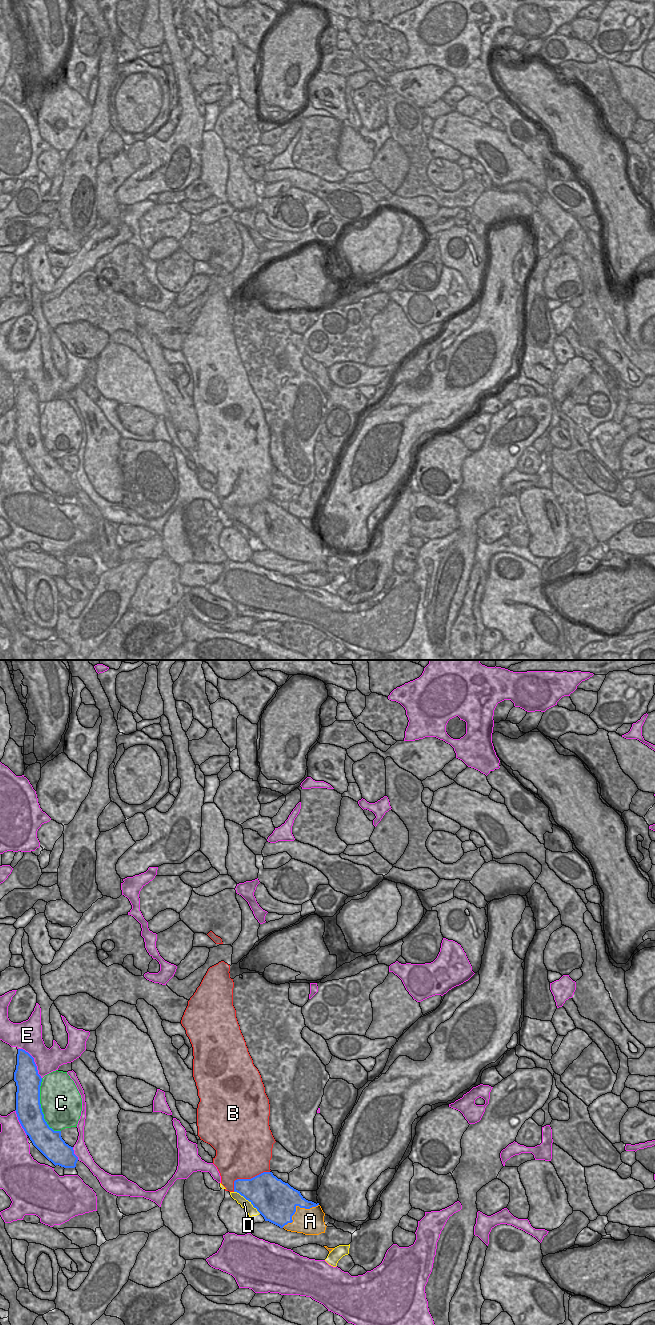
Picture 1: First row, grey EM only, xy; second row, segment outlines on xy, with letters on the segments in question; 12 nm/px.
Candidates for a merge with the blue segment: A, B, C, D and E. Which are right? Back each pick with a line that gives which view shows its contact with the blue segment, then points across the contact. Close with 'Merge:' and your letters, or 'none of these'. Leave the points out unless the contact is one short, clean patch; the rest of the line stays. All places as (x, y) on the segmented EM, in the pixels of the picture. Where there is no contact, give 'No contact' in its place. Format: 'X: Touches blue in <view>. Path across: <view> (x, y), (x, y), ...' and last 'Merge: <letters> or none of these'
A: Touches blue in xy
Merge: A.

